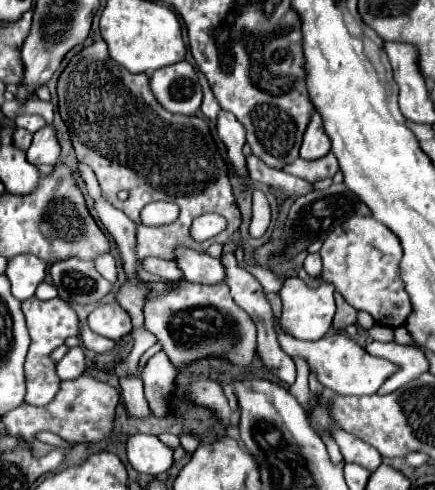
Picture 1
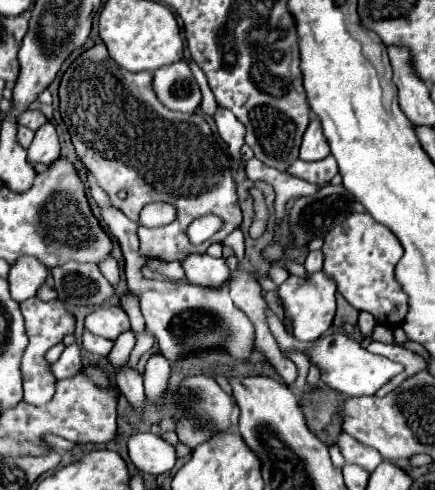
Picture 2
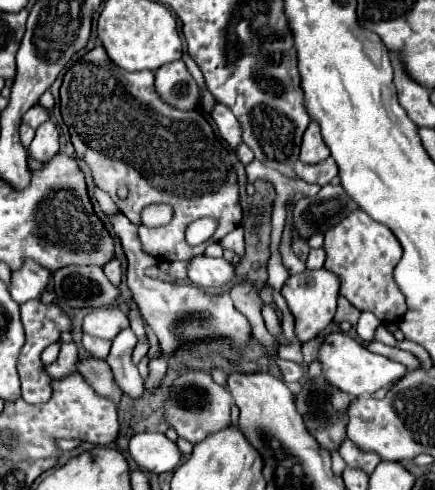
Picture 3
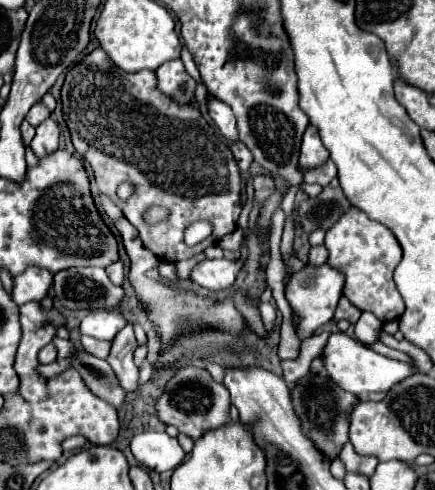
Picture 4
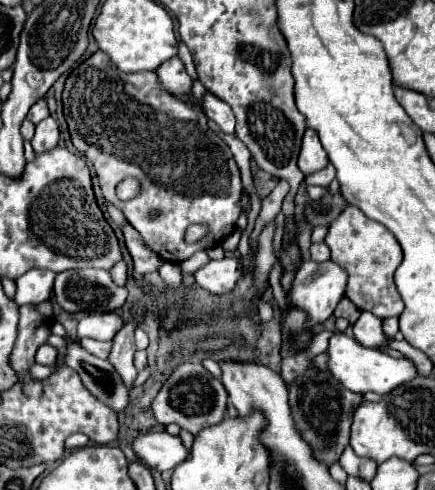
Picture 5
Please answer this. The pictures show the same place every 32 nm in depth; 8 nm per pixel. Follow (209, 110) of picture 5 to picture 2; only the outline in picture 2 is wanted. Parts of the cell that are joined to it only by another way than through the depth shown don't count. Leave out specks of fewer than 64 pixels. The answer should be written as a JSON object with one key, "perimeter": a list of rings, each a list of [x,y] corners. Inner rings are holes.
{"perimeter":[[[218,108],[214,120],[216,120],[216,126],[218,126],[220,138],[228,144],[230,158],[236,160],[236,162],[242,162],[240,148],[244,144],[244,132],[246,132],[244,126],[238,122],[238,118],[232,112],[228,112],[224,108]]]}

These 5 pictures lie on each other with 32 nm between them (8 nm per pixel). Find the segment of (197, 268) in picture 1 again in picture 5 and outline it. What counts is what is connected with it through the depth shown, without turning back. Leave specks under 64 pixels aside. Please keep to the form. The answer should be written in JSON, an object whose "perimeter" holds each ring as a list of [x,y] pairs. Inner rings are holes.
{"perimeter":[[[222,258],[210,260],[202,268],[194,272],[194,280],[198,286],[206,288],[212,294],[232,292],[238,278],[242,274],[242,264],[236,258]]]}

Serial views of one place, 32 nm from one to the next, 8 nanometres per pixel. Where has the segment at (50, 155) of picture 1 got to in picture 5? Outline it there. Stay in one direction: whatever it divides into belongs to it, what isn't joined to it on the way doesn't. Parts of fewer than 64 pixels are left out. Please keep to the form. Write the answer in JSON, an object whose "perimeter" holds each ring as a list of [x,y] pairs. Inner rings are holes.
{"perimeter":[[[46,118],[36,126],[36,134],[32,138],[32,148],[36,154],[48,152],[58,146],[58,124],[54,118]]]}

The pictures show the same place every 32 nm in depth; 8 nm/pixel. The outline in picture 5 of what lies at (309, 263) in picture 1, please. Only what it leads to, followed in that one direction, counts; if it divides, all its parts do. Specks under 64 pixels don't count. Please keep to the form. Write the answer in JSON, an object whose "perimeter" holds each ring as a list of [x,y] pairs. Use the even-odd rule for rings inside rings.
{"perimeter":[[[324,242],[322,244],[312,244],[310,256],[312,256],[314,262],[326,262],[330,258],[330,250],[328,250],[328,246]]]}

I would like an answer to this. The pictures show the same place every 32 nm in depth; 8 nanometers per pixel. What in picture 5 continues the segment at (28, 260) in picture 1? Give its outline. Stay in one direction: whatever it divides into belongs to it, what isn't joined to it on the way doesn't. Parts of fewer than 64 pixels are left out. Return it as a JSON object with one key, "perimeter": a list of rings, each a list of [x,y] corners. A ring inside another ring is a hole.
{"perimeter":[[[32,268],[24,272],[24,276],[18,276],[18,280],[14,280],[16,282],[14,302],[22,306],[22,304],[40,304],[48,300],[54,286],[54,278],[56,274],[50,270]]]}

